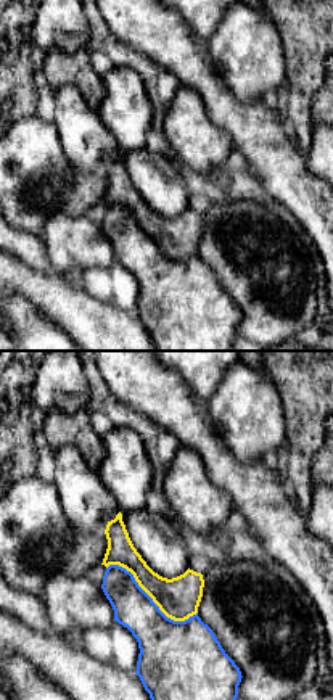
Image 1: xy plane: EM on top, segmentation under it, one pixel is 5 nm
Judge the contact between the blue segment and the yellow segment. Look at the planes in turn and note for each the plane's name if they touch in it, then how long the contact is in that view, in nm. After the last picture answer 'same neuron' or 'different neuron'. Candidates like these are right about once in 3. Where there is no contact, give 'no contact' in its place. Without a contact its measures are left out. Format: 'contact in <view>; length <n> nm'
contact in xy; length 500 nm

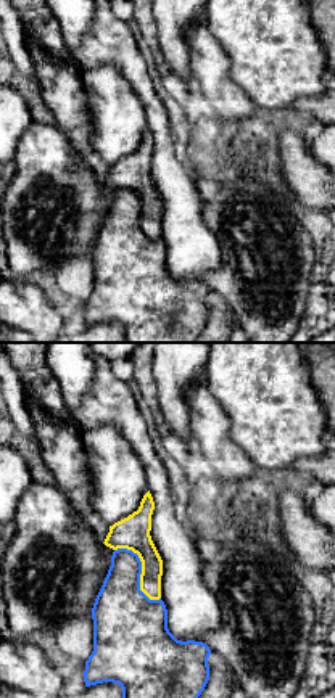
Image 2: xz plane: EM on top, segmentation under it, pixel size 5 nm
contact in xz; length 340 nm

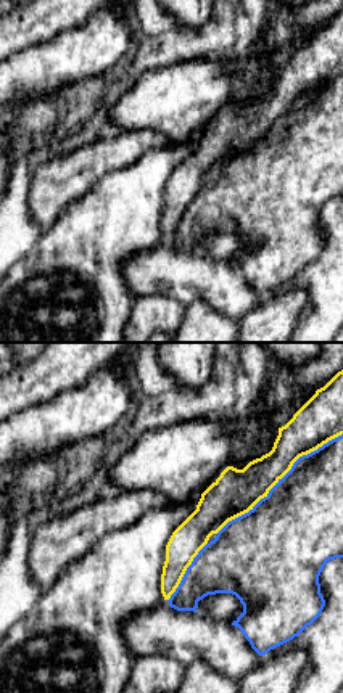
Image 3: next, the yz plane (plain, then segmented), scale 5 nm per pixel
contact in yz; length 800 nm

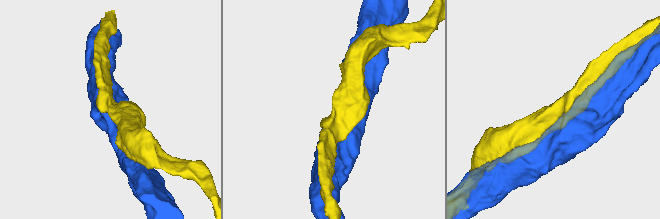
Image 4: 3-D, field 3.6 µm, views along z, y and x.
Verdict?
same neuron

